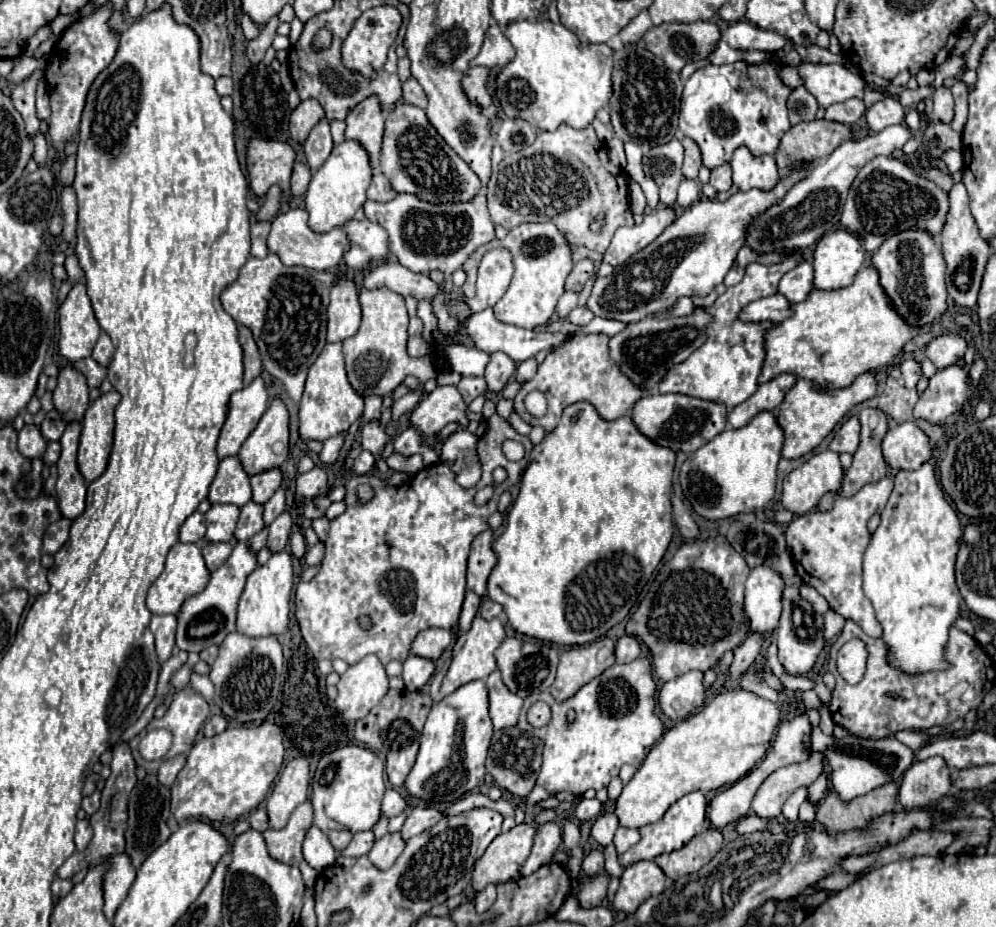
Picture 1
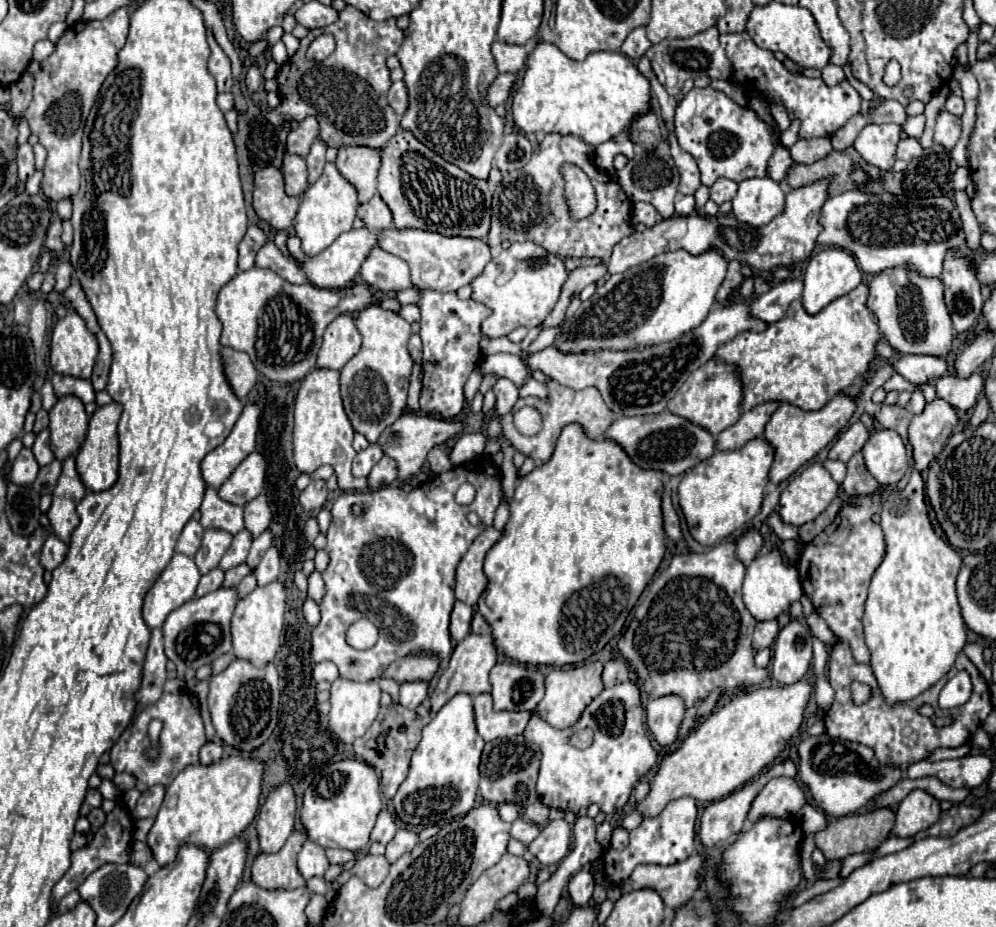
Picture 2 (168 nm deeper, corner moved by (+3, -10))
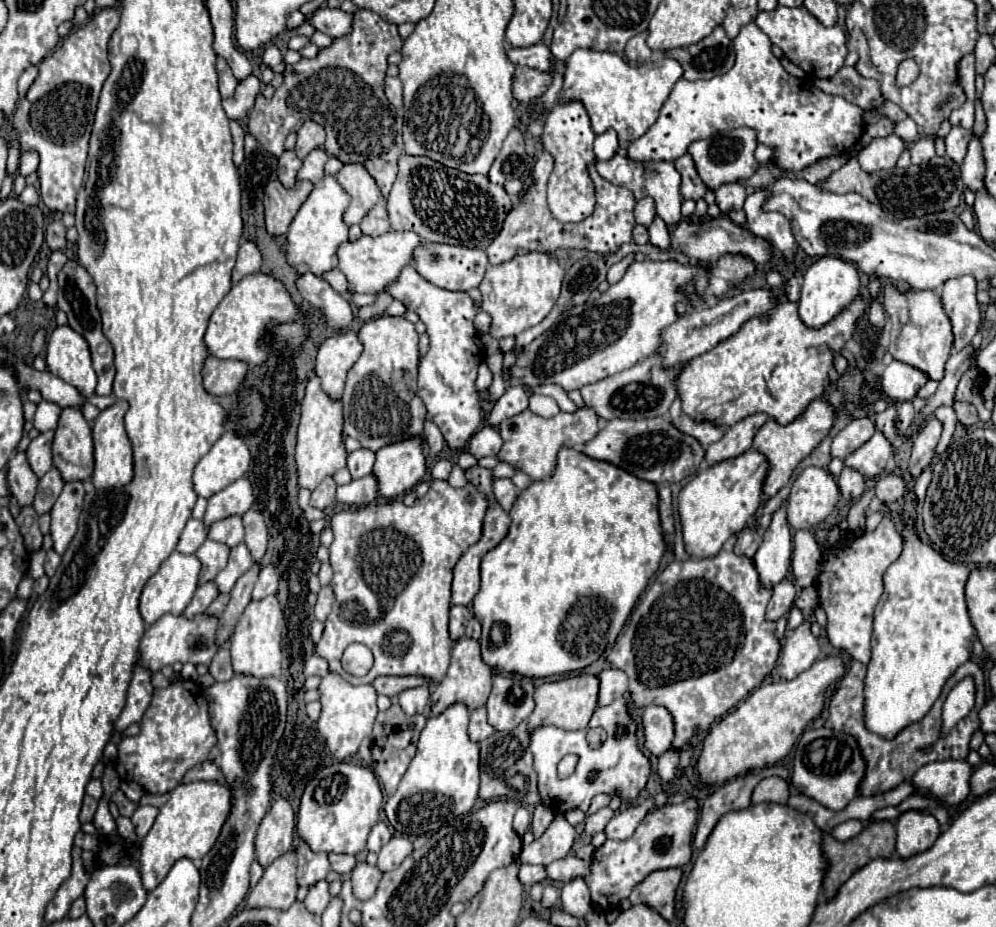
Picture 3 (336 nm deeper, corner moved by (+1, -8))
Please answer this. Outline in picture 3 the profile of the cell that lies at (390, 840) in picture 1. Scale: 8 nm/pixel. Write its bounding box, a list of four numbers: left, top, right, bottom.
[352,862,382,900]

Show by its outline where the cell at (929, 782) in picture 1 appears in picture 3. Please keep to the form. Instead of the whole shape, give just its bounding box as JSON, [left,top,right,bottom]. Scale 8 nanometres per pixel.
[896,810,940,860]

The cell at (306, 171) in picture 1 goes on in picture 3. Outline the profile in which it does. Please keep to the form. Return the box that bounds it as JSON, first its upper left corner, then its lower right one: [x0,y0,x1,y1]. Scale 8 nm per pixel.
[276,152,302,188]

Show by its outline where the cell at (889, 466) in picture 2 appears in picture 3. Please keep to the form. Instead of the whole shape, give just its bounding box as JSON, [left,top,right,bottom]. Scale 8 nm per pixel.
[844,434,894,476]

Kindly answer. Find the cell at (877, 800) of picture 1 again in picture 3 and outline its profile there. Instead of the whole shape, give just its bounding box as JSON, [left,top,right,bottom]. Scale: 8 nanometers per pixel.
[824,820,896,900]

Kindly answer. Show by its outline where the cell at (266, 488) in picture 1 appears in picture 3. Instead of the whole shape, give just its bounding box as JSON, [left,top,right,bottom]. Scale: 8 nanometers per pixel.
[244,510,268,562]

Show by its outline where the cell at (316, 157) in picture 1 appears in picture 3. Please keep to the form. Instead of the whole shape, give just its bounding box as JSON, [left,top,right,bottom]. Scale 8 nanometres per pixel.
[298,148,328,182]

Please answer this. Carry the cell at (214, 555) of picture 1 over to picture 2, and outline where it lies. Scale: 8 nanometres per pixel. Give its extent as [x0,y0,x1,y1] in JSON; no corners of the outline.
[196,568,224,596]

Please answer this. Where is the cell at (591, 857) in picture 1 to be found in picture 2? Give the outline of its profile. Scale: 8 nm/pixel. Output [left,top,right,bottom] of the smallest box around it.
[568,868,594,906]

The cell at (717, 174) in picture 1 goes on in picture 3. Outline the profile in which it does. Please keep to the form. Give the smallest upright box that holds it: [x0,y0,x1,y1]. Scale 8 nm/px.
[716,182,746,214]

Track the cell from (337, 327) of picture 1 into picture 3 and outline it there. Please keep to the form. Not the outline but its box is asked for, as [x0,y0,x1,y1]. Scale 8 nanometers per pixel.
[316,330,362,400]

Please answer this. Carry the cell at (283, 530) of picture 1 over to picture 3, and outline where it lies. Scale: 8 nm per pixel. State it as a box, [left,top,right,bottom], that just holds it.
[252,564,278,600]

